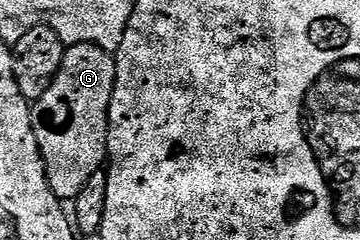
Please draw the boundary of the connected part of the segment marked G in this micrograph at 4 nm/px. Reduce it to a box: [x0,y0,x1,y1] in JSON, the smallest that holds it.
[32,44,116,202]

